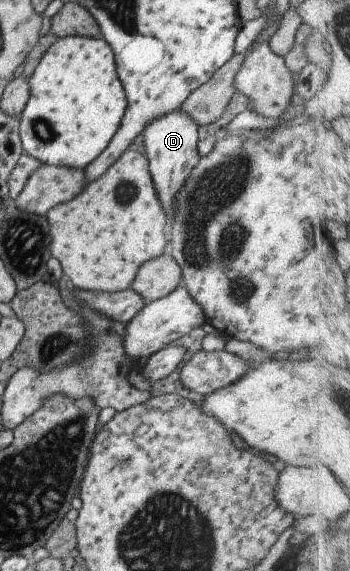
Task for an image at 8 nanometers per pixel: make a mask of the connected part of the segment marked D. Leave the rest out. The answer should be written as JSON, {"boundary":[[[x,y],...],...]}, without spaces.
{"boundary":[[[176,108],[174,112],[164,114],[158,120],[152,120],[140,134],[143,136],[144,156],[149,165],[154,190],[156,190],[156,196],[162,204],[162,210],[168,221],[172,212],[175,212],[174,200],[177,198],[174,196],[178,194],[184,180],[188,179],[190,170],[200,159],[196,148],[197,125],[196,122],[192,122],[192,118],[188,114],[182,112],[182,108]]]}

